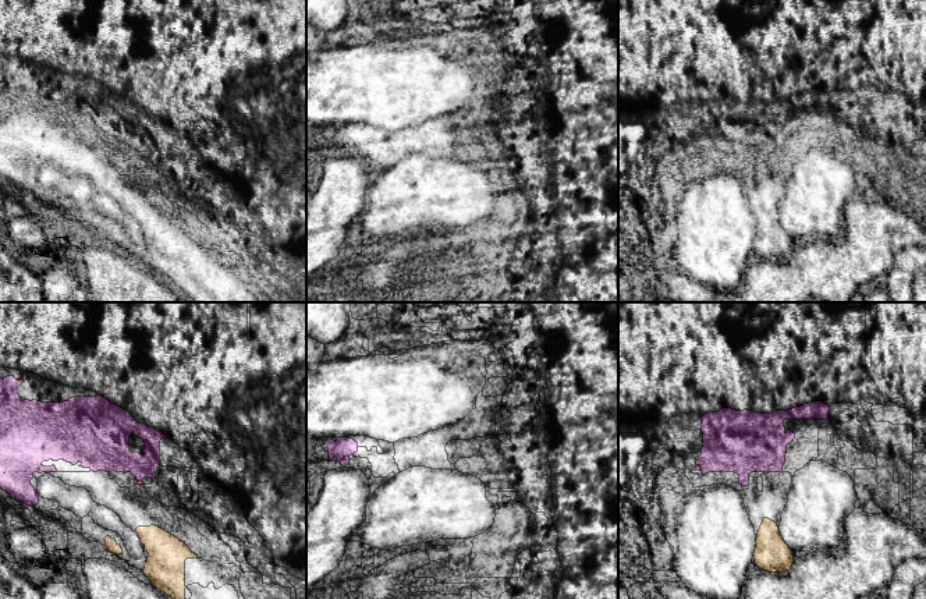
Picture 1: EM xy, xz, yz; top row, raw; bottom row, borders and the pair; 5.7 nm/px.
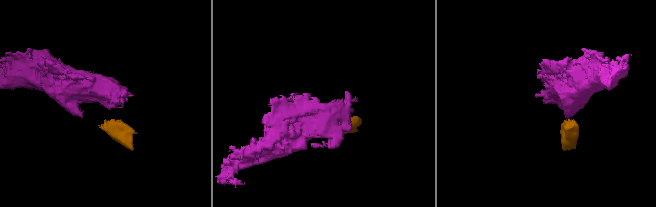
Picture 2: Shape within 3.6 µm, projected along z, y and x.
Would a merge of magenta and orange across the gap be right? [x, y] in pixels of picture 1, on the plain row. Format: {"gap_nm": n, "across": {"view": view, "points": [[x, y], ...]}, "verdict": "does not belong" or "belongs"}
{"gap_nm": 220, "across": {"view": "yz", "points": [[747, 173], [763, 206]]}, "verdict": "belongs"}

